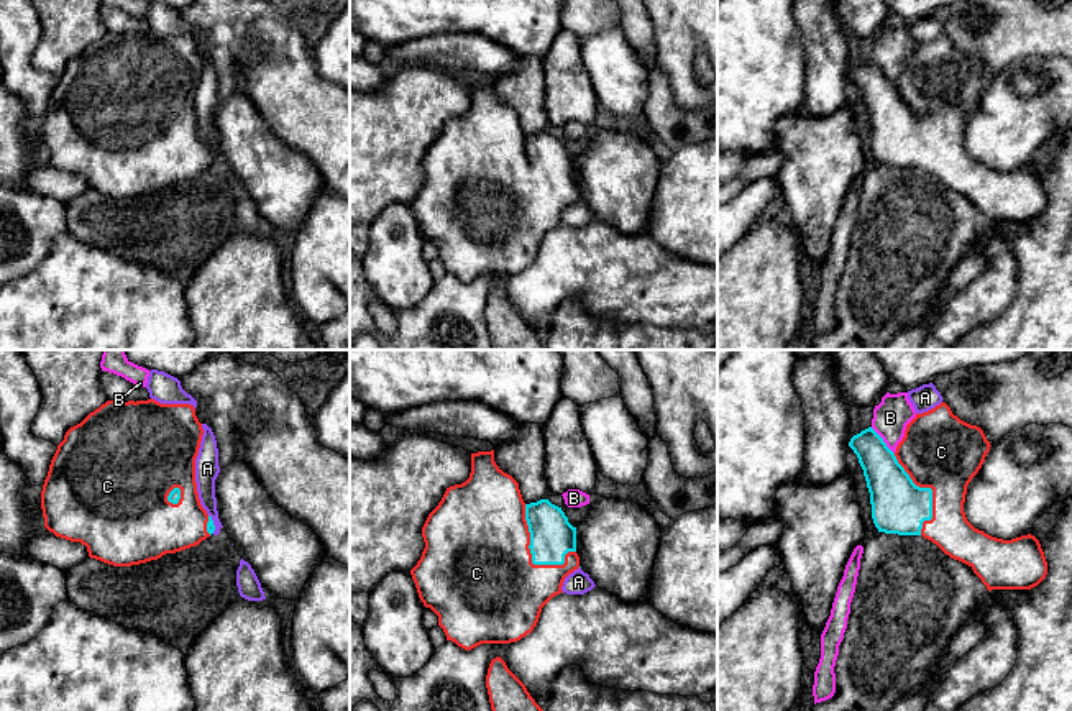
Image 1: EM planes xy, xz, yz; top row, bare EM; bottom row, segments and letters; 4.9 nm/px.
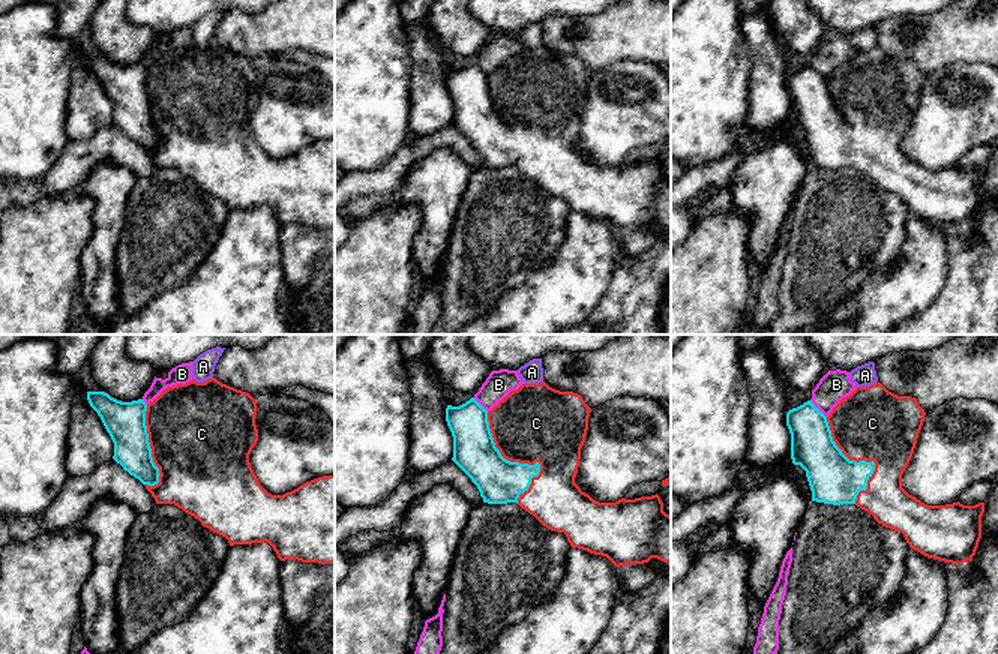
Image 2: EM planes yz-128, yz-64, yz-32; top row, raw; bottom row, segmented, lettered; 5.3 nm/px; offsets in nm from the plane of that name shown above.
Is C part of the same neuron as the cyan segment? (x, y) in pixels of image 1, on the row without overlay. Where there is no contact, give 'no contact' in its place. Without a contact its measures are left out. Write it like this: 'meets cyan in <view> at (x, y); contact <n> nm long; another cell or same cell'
meets cyan in xz at (529, 179); contact 360 nm long; same cell

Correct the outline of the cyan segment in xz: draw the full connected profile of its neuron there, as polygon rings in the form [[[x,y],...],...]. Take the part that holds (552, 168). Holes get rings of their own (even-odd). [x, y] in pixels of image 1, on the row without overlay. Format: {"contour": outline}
{"contour": [[[494,82],[471,85],[470,110],[447,120],[422,169],[425,181],[410,202],[419,230],[438,248],[447,273],[465,282],[530,266],[542,240],[563,225],[565,210],[580,200],[576,159],[548,131],[525,136],[519,115],[496,97]]]}

